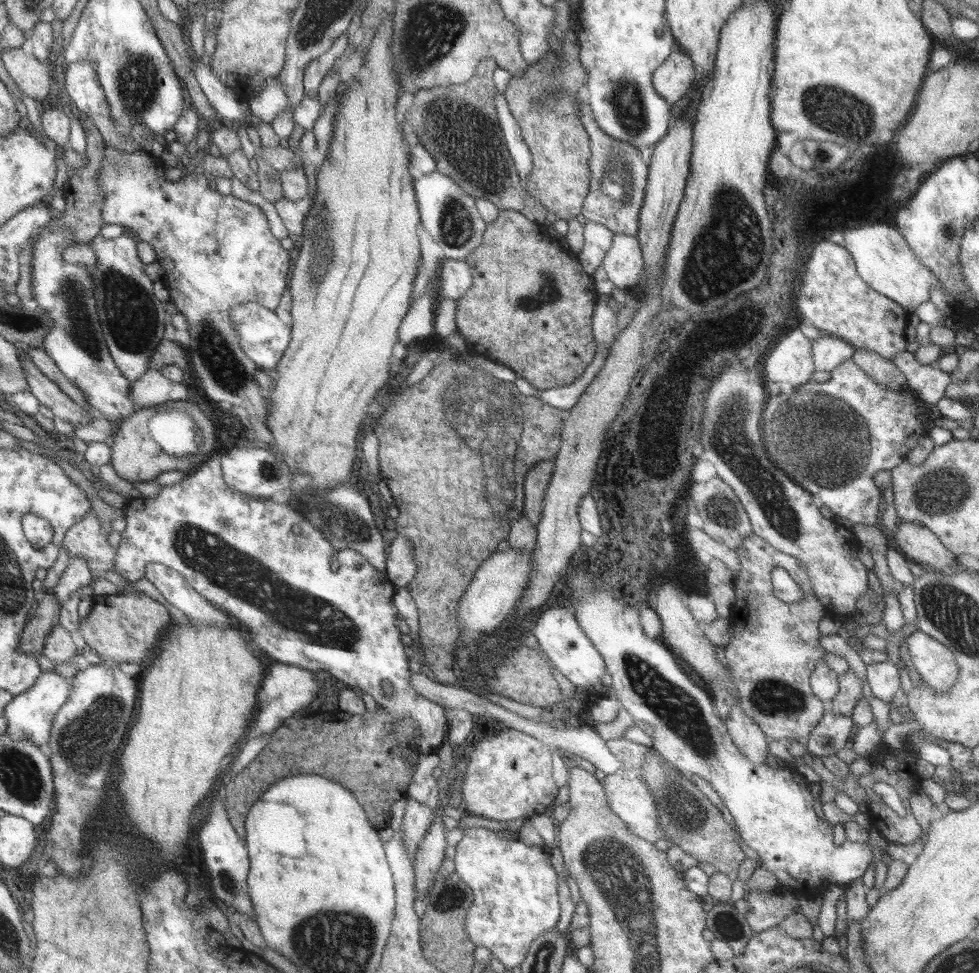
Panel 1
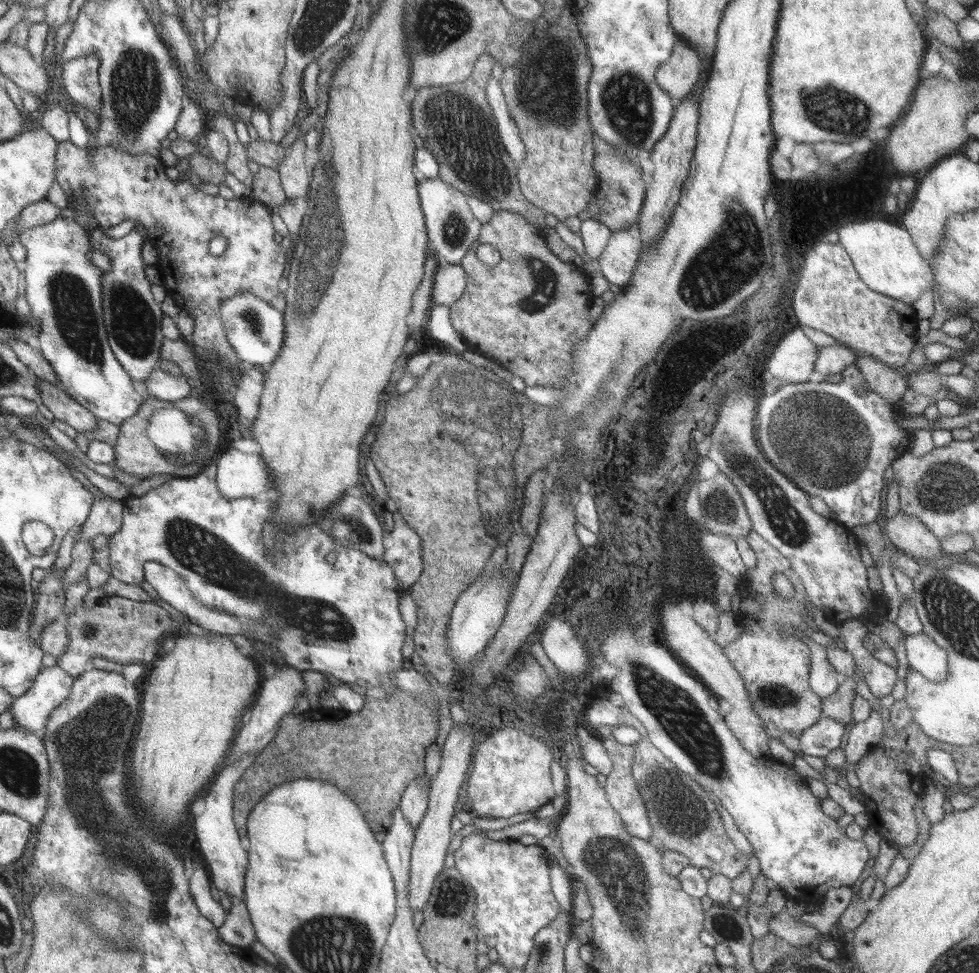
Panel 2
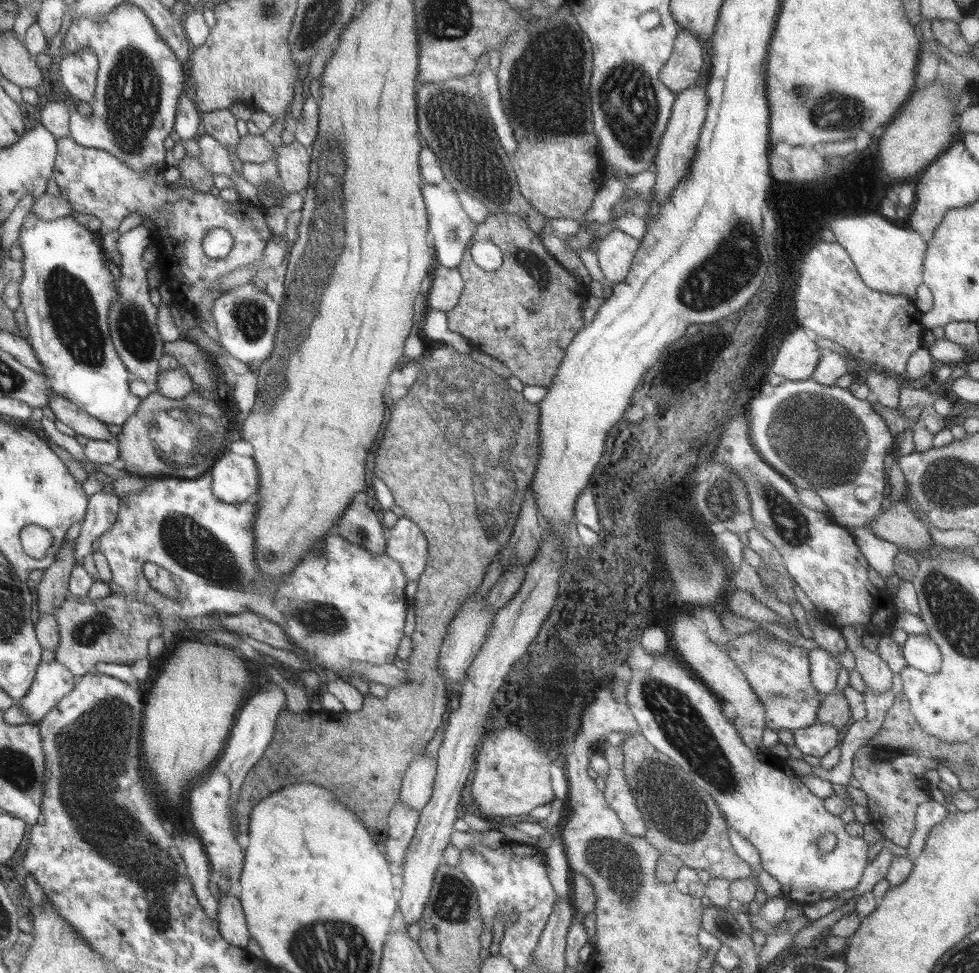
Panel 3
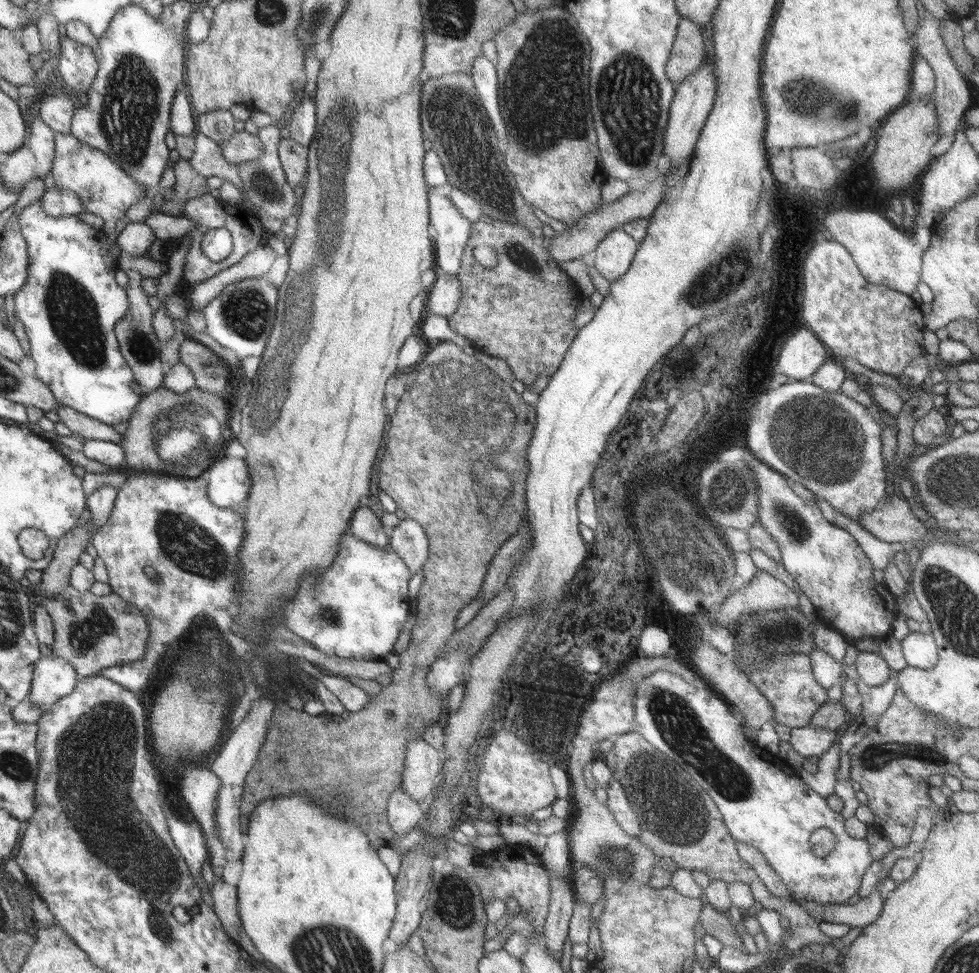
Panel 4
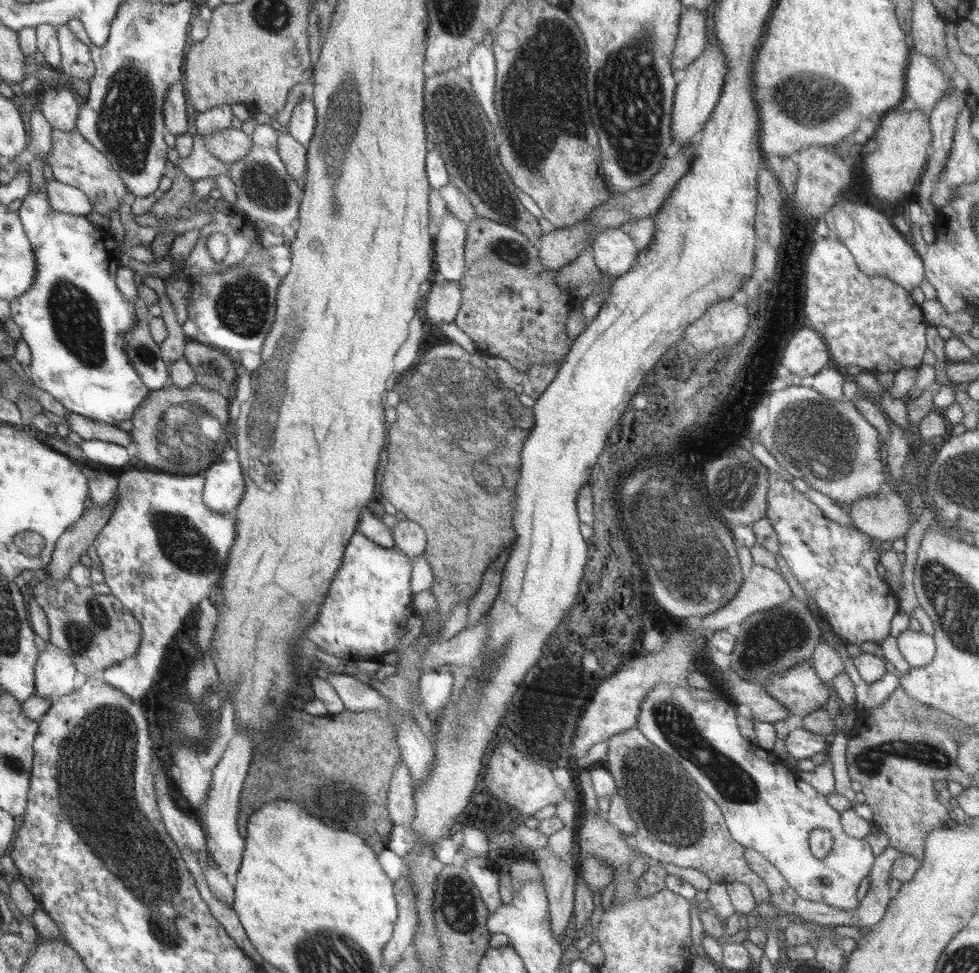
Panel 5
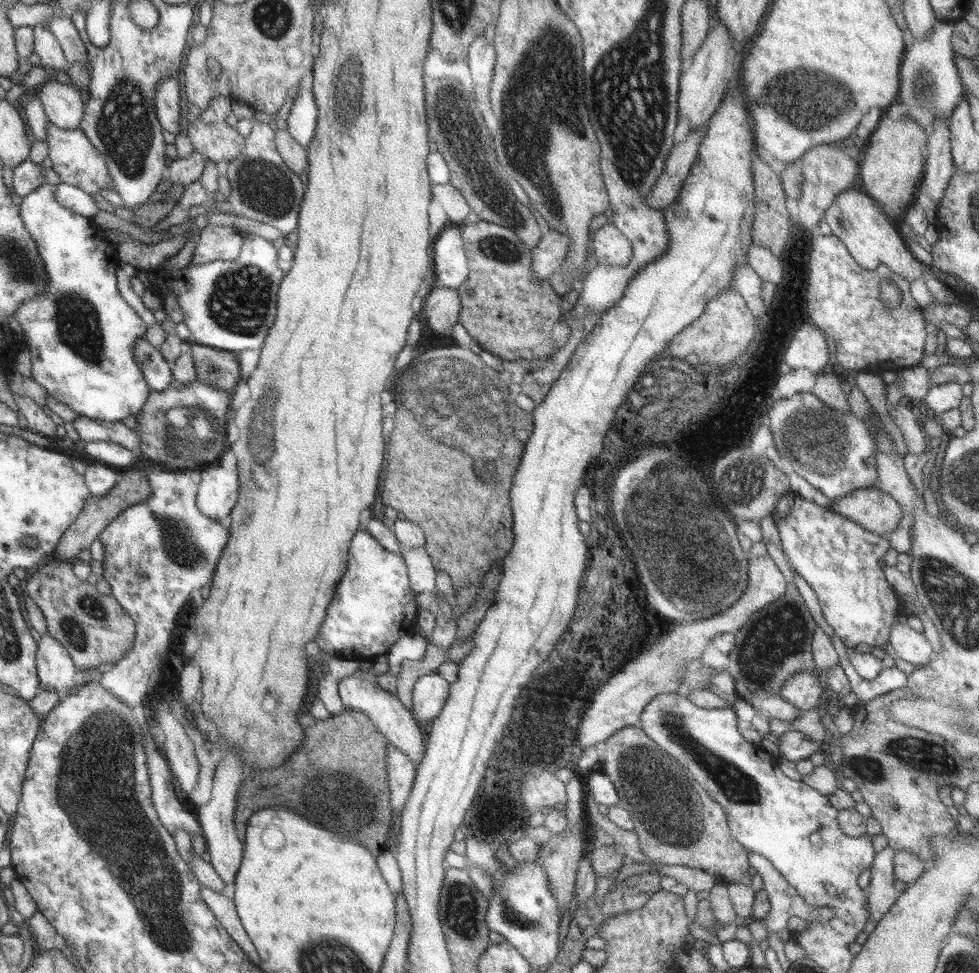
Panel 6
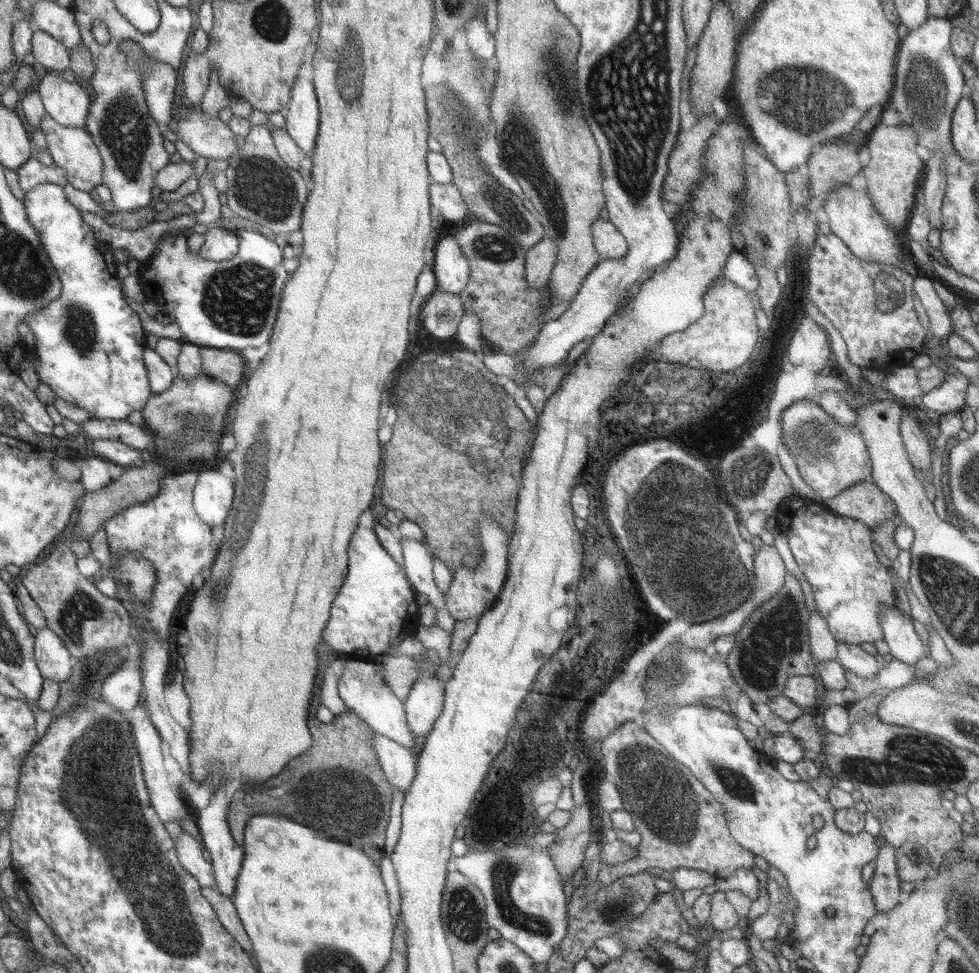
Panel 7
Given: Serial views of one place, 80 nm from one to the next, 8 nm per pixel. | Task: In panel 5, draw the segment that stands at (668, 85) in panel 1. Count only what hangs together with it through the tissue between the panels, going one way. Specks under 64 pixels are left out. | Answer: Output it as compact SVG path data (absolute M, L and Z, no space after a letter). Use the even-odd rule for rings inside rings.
M684 7L672 67L676 70L686 68L699 58L705 48L706 11Z

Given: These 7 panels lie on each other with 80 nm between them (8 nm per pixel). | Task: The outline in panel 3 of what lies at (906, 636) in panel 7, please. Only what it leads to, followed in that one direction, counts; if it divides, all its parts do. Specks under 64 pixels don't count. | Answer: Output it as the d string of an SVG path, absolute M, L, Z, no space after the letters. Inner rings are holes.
M928 634L909 635L902 651L907 666L923 674L936 674L943 665L943 654Z

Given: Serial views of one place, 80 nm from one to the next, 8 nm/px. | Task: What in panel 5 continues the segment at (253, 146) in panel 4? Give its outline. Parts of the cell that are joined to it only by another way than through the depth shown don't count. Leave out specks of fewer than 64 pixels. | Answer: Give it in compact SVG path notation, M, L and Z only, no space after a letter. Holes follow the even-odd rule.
M225 128L215 132L212 136L209 134L199 134L206 143L208 150L225 165L229 166L232 163L243 160L254 146L254 141L251 135L245 133L243 129L236 130L235 128Z

